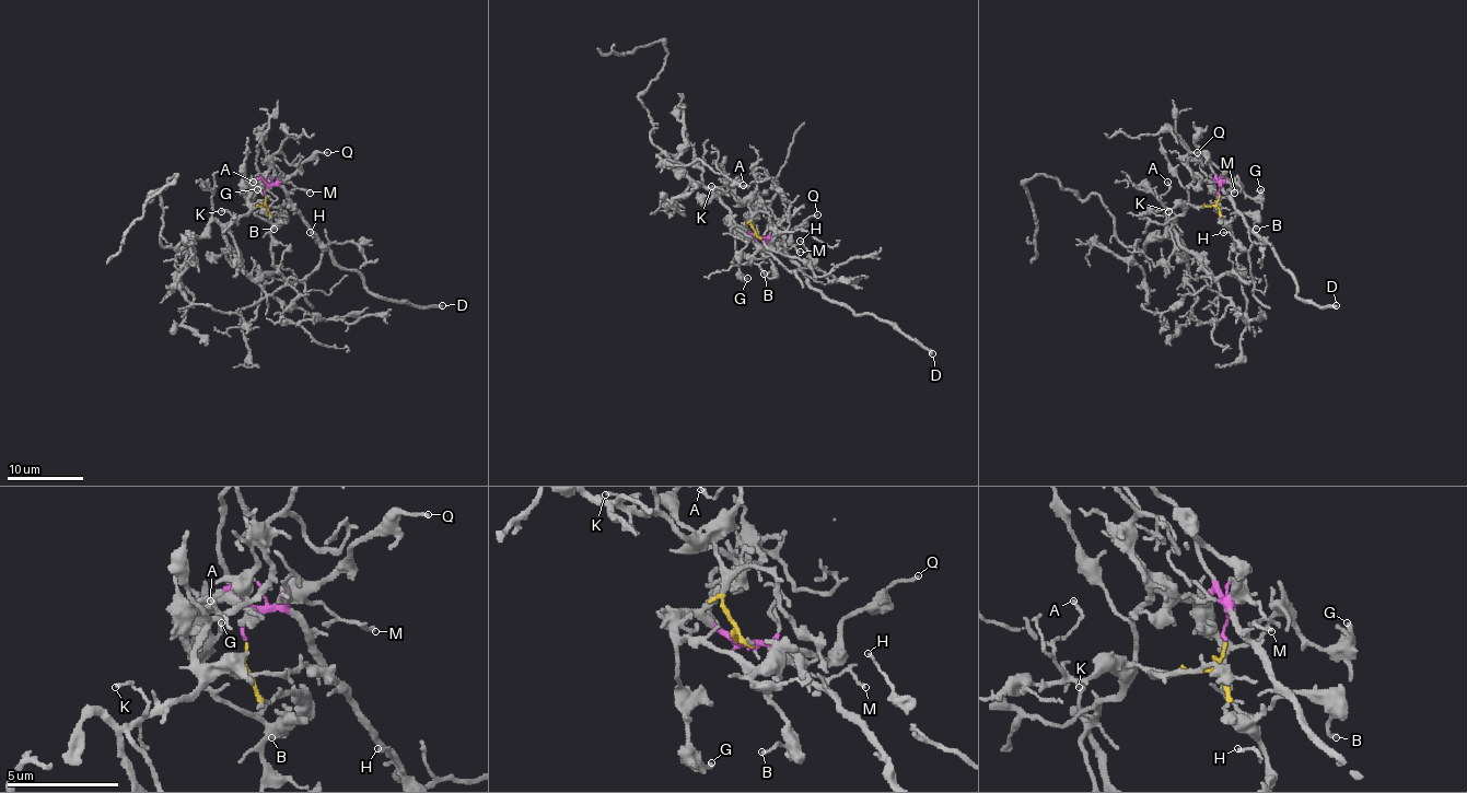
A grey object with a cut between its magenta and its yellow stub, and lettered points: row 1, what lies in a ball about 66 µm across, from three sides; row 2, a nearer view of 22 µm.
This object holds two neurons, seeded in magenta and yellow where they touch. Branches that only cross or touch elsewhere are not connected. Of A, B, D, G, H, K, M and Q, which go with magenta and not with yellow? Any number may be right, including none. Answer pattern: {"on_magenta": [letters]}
{"on_magenta": ["B", "D", "G", "M", "Q"]}

